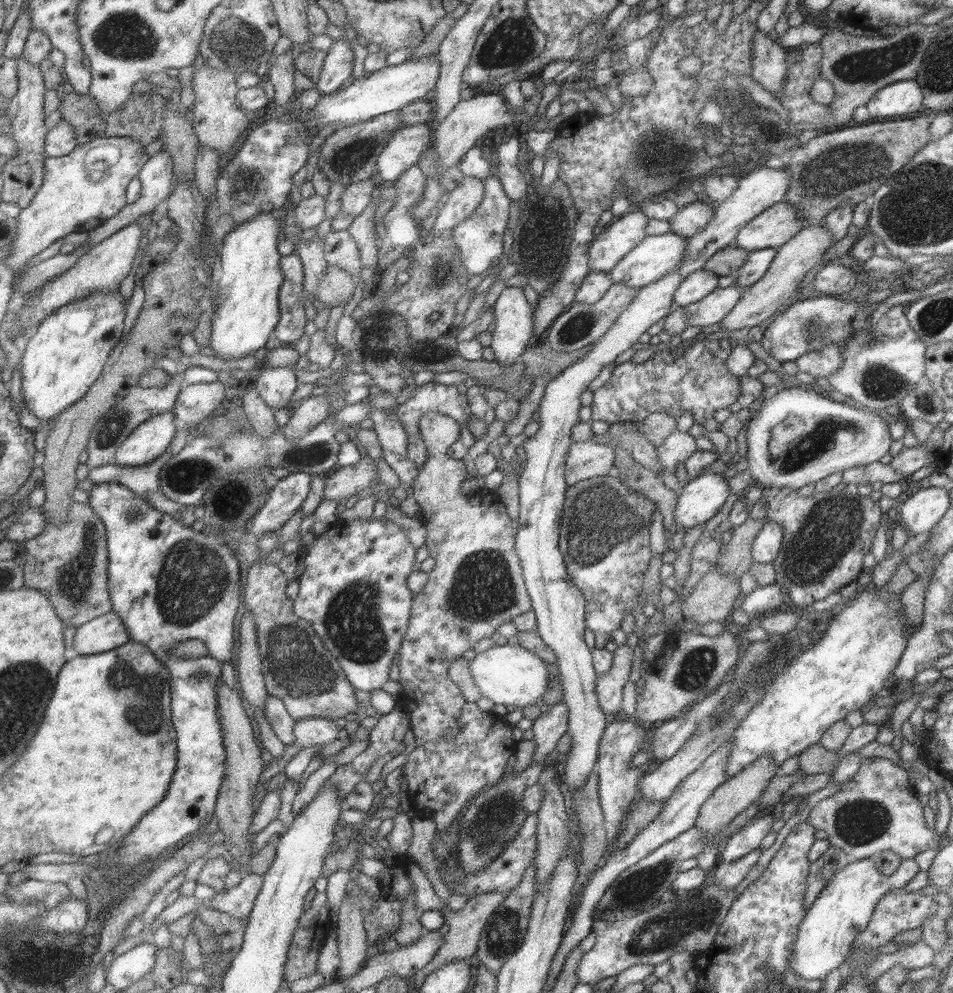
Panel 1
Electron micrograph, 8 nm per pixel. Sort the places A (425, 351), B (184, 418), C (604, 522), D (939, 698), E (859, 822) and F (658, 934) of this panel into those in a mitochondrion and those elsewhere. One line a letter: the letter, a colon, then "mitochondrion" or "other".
A: mitochondrion
B: other
C: mitochondrion
D: other
E: mitochondrion
F: mitochondrion

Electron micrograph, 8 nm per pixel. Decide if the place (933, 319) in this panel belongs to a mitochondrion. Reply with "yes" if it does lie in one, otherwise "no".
yes

